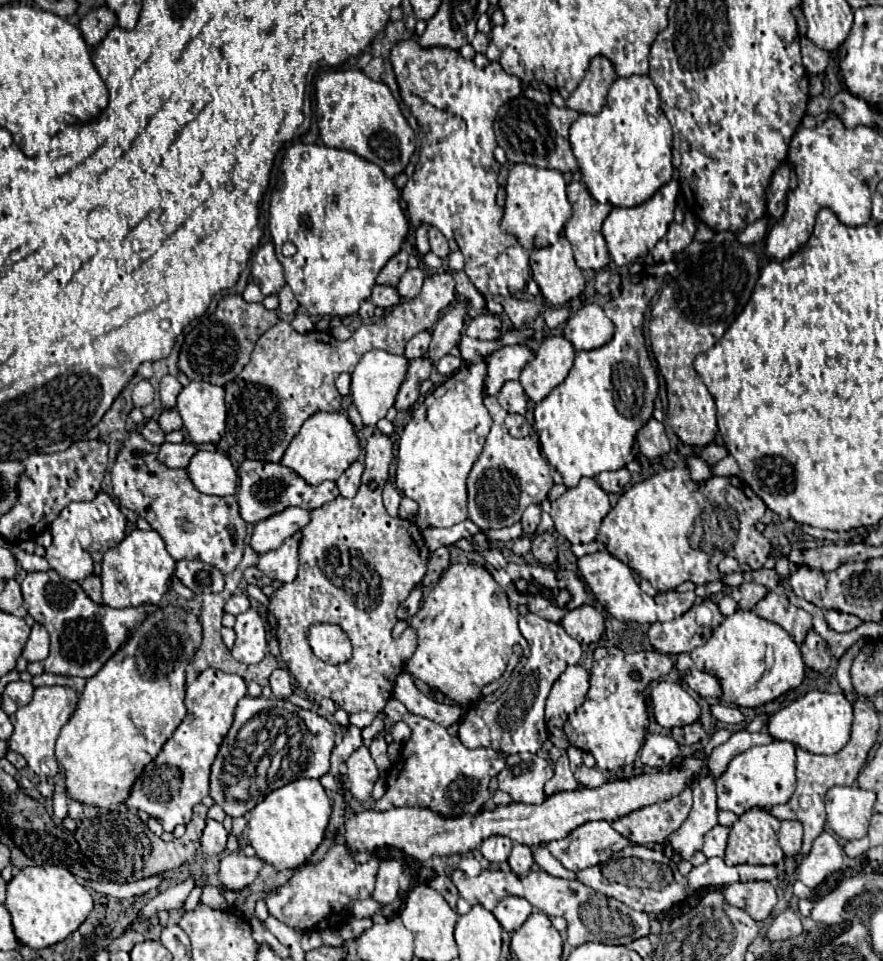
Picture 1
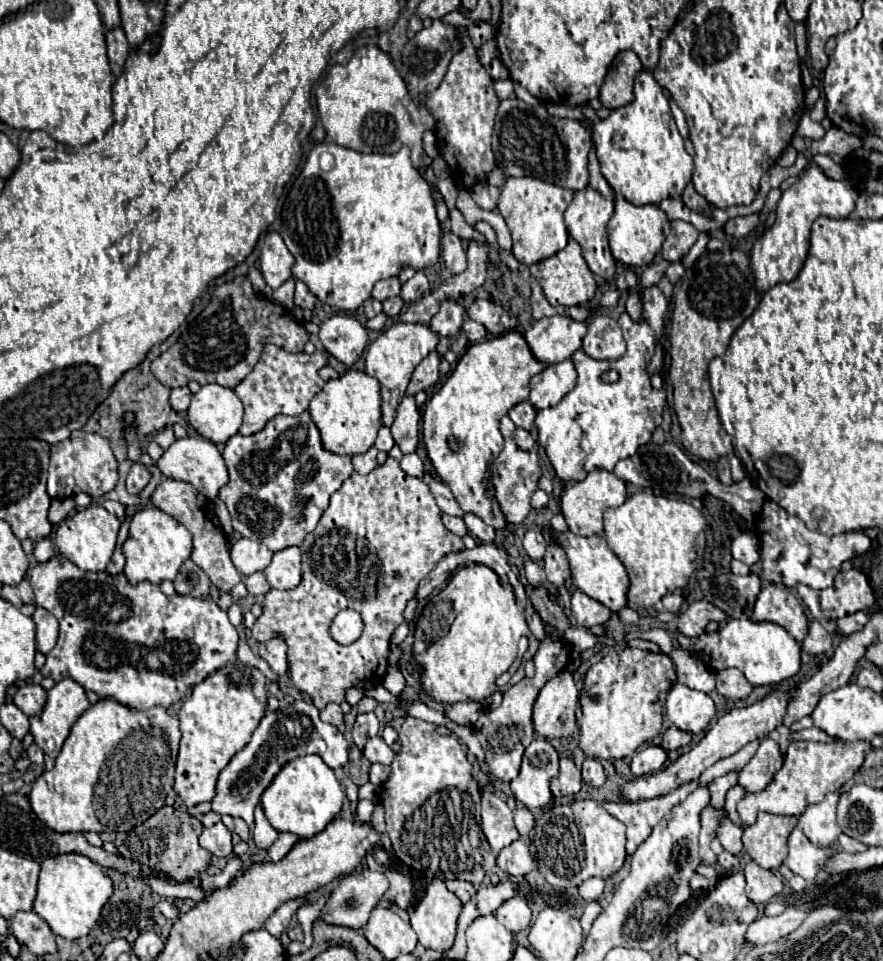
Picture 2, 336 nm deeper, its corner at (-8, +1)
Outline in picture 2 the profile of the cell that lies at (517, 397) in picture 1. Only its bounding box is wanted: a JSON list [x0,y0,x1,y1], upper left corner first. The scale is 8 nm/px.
[509,400,535,430]

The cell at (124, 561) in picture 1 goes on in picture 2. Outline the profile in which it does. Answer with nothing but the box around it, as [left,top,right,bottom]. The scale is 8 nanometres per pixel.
[123,508,193,586]

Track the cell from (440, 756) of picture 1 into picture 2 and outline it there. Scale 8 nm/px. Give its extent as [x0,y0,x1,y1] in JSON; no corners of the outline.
[381,716,495,884]

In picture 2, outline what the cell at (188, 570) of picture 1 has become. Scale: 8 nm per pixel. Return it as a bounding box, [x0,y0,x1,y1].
[173,560,211,598]

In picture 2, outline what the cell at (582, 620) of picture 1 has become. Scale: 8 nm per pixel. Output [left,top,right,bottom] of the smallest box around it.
[571,590,611,628]

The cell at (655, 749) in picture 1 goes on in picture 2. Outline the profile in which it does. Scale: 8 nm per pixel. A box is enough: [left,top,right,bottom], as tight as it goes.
[631,746,667,776]

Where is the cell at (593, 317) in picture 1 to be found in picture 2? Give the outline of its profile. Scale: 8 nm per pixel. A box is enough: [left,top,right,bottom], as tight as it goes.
[583,314,625,360]

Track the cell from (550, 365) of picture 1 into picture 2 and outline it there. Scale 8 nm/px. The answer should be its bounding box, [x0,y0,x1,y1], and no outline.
[529,360,577,410]

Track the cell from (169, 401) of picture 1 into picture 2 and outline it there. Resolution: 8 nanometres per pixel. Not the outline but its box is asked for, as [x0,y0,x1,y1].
[171,386,191,412]

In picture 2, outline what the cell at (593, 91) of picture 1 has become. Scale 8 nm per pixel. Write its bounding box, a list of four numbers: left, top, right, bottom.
[599,50,643,110]

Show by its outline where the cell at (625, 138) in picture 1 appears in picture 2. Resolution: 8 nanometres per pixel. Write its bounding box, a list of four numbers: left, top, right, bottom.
[547,70,693,206]

